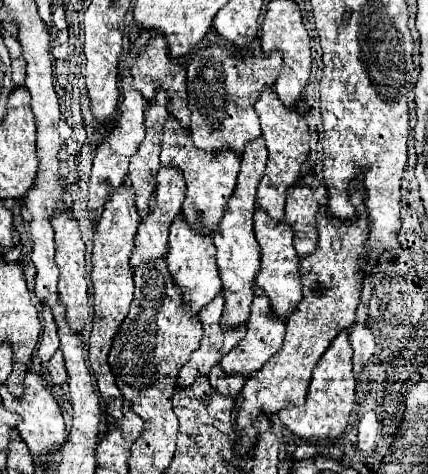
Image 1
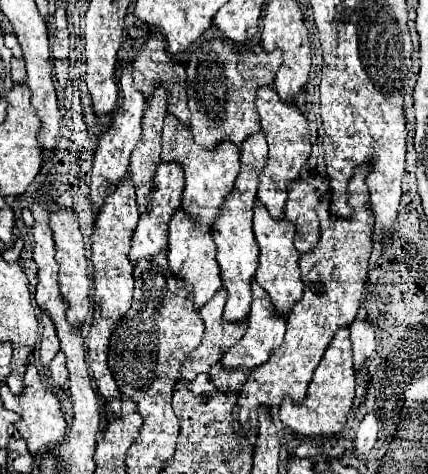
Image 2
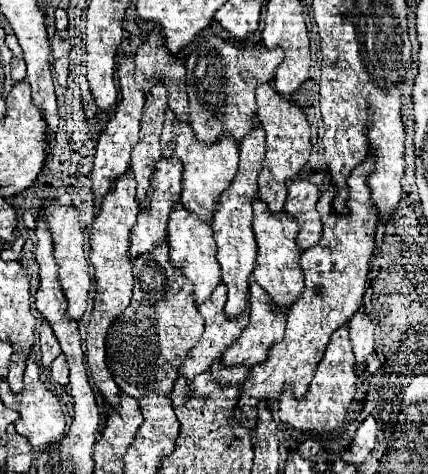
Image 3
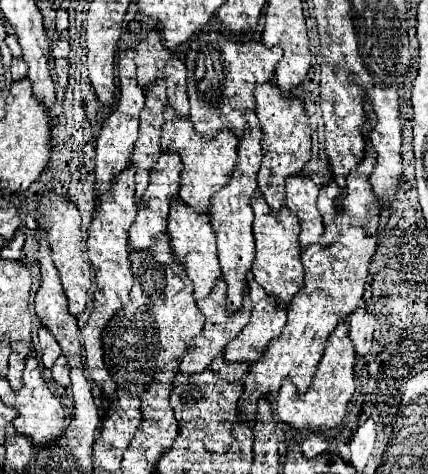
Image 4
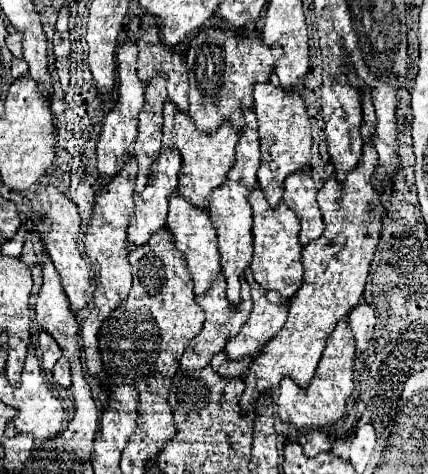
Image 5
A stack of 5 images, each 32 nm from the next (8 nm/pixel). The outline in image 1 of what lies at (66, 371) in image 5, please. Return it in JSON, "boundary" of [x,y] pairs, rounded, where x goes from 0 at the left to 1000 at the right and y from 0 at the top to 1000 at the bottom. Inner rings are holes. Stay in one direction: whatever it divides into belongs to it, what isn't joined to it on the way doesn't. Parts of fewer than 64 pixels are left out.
{"boundary":[[[140,738],[121,751],[121,759],[112,759],[112,785],[126,810],[145,810],[154,802],[154,776],[150,776],[150,755]]]}

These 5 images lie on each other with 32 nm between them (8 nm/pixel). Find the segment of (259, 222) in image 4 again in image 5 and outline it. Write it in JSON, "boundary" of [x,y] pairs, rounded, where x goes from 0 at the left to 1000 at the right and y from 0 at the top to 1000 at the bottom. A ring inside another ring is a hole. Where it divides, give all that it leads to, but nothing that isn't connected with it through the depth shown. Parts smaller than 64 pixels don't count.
{"boundary":[[[603,392],[589,401],[579,422],[593,447],[593,477],[589,477],[593,544],[584,557],[593,591],[617,612],[640,612],[664,633],[678,633],[696,616],[696,599],[706,599],[706,553],[701,553],[706,515],[696,506],[701,468],[692,464],[692,451],[664,426],[654,430],[654,439],[631,439],[631,430],[621,426]]]}

